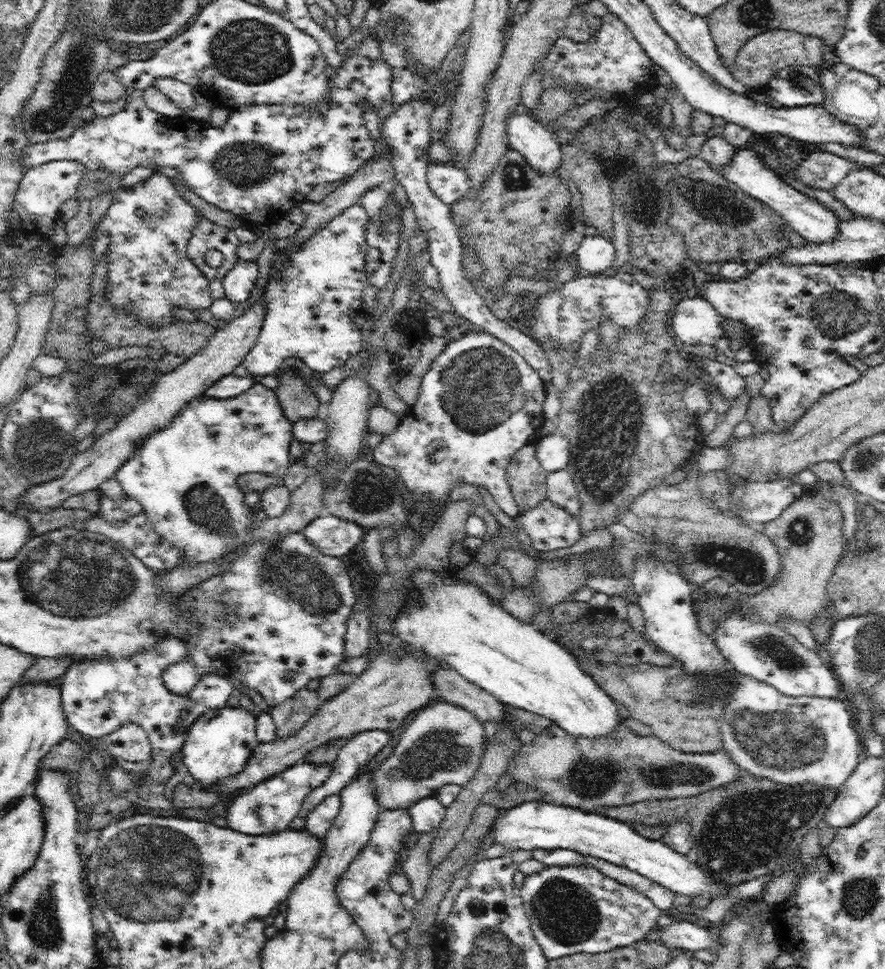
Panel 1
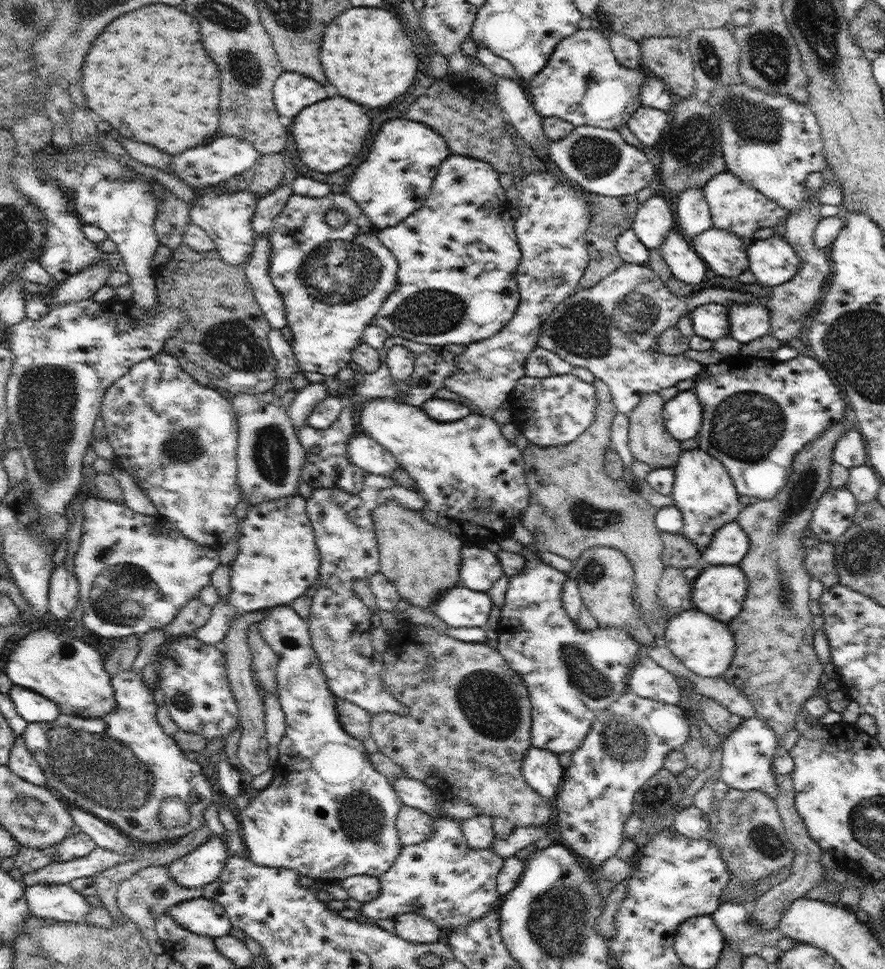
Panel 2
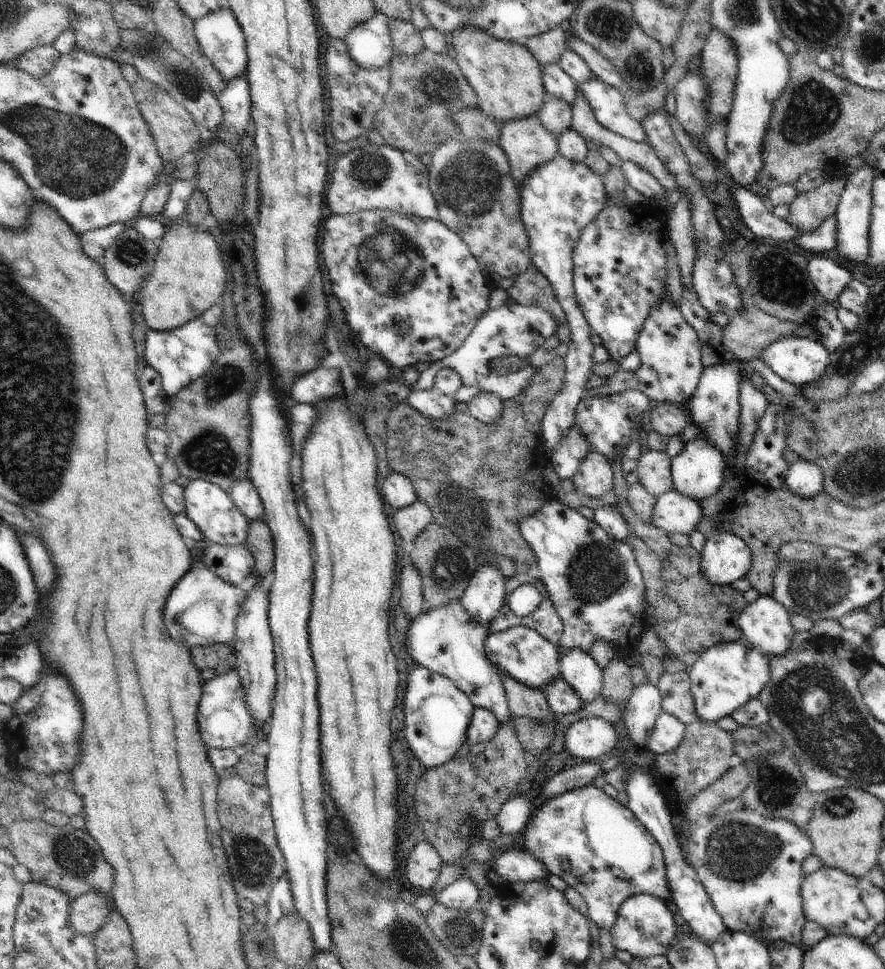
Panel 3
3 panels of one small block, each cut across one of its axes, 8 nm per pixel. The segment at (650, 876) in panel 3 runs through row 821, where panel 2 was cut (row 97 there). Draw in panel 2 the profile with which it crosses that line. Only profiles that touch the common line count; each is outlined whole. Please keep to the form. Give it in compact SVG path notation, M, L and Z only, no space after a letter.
M592 28L579 29L556 45L544 69L530 81L528 94L542 118L554 115L575 127L590 125L618 130L642 105L640 89L644 79L646 70L641 66L626 68L618 62L606 34Z

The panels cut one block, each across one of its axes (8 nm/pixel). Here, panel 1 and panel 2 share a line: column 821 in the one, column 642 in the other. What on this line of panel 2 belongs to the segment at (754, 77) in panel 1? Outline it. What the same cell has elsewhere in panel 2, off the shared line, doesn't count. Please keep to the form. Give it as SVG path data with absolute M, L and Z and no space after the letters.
M650 37L639 42L641 67L661 78L676 99L696 91L692 55L687 41L674 37Z

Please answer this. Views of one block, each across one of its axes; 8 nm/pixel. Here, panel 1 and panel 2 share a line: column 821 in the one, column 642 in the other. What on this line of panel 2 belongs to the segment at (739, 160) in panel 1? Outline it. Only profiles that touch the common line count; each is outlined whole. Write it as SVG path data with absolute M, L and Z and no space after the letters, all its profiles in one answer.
M660 192L638 205L632 224L635 236L650 251L658 250L666 236L676 227L674 207Z

